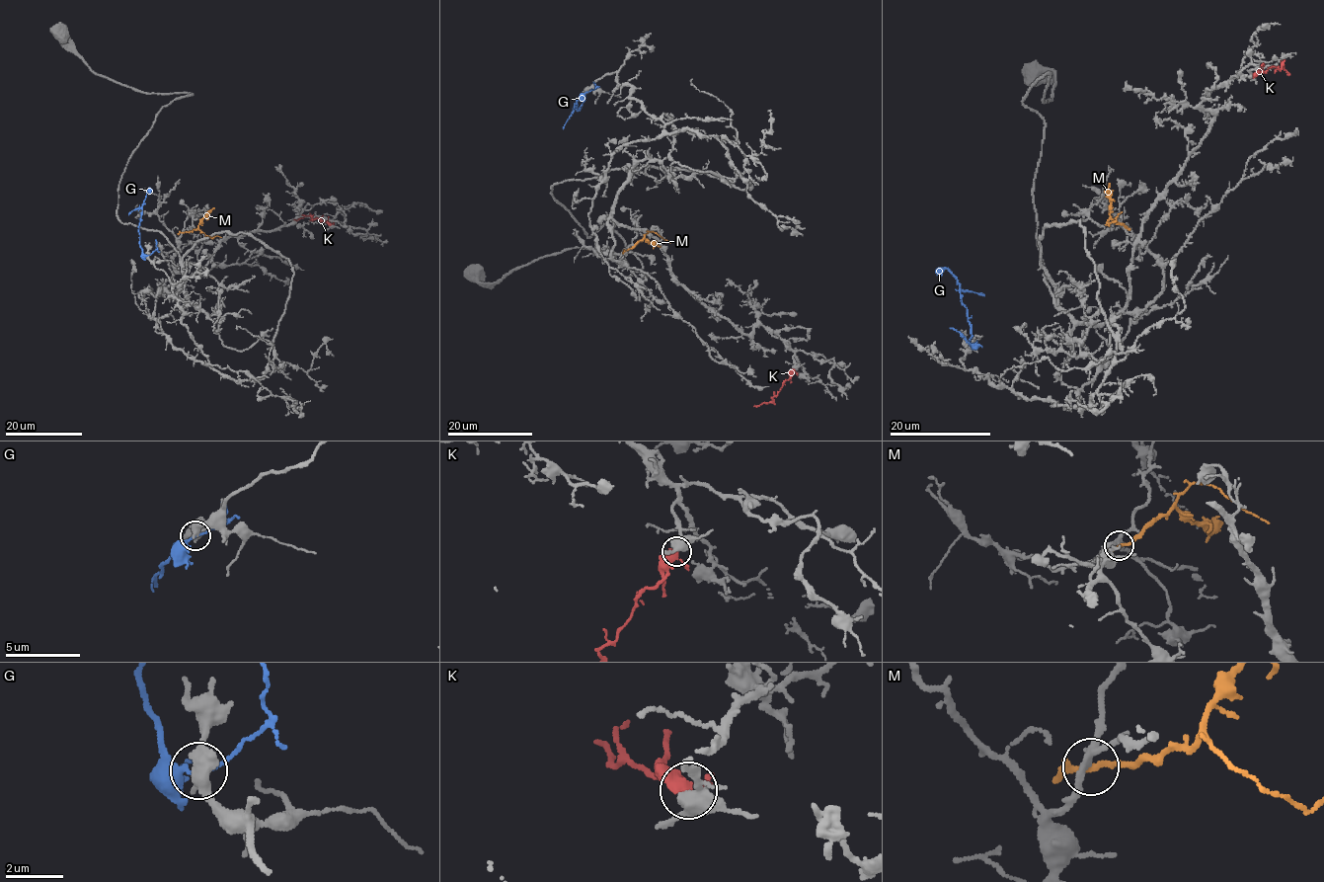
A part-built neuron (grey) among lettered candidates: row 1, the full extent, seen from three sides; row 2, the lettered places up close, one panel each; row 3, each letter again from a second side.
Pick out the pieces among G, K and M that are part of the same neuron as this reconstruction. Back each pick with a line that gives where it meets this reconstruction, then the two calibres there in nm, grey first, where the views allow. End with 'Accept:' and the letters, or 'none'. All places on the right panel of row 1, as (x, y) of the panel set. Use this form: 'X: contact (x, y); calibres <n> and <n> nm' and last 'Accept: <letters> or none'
K: contact (1253, 76); calibres 400 and 360 nm
Accept: K

